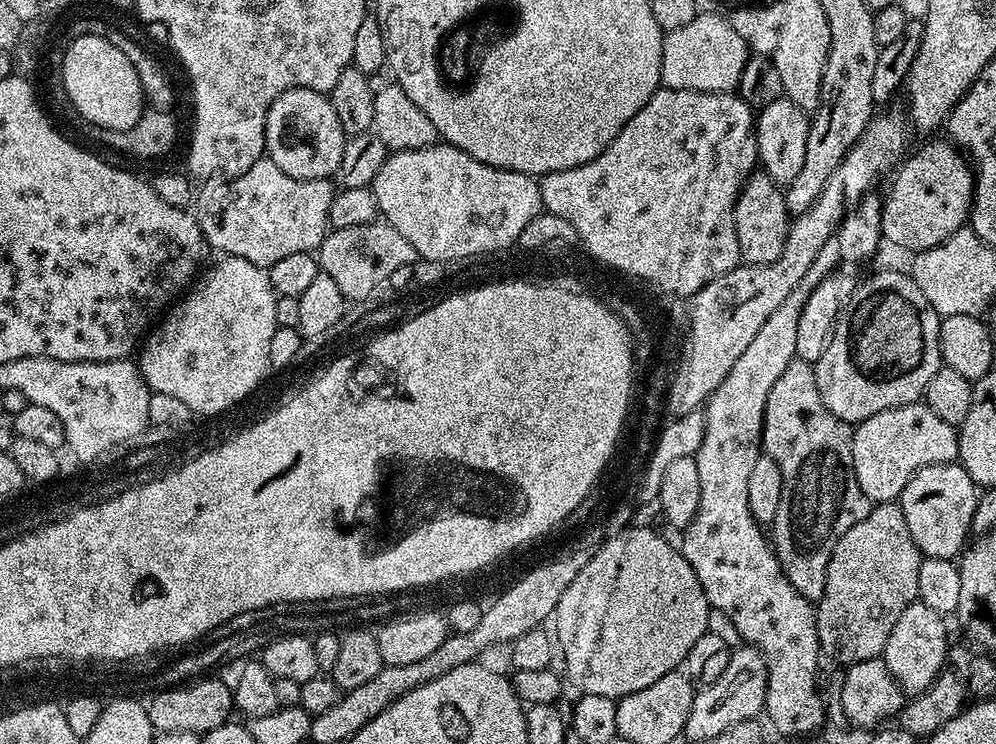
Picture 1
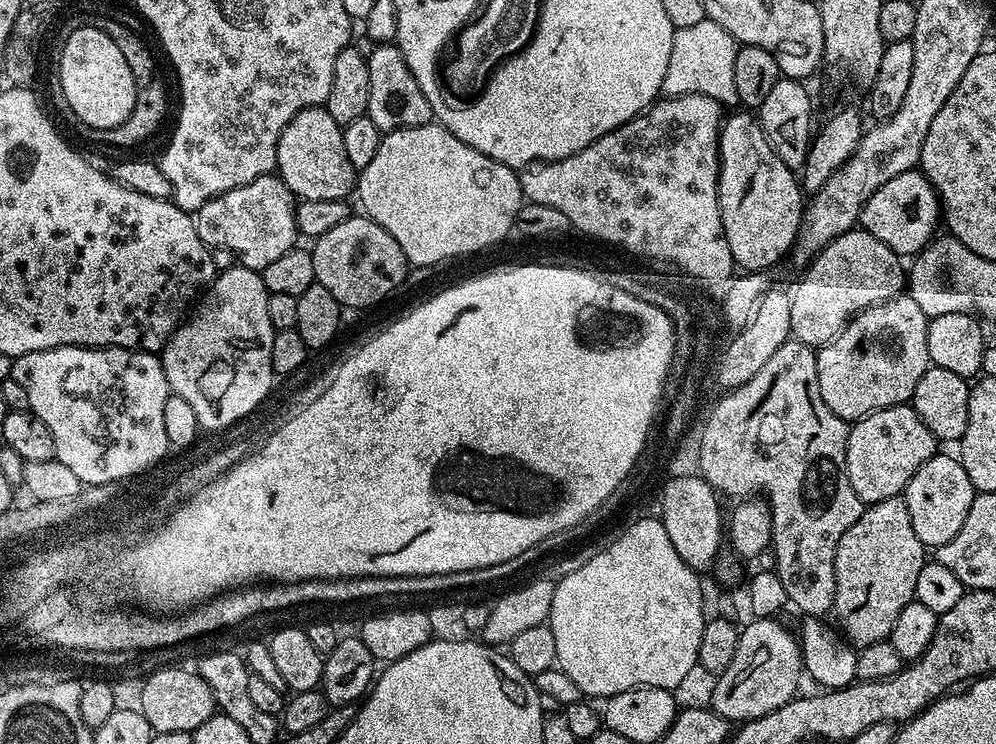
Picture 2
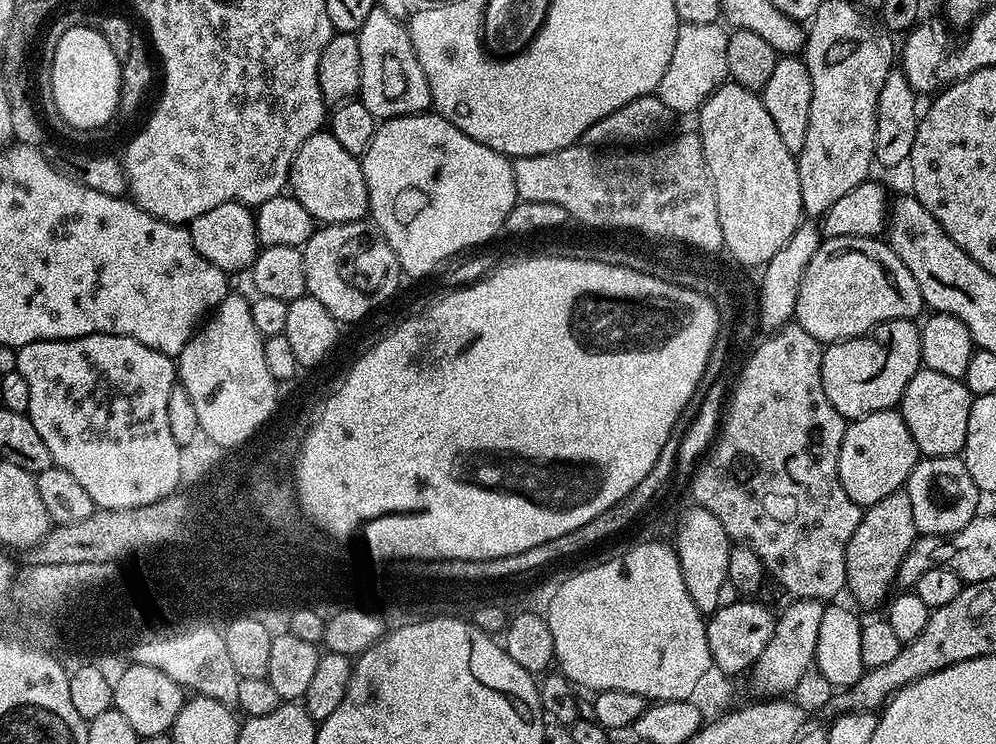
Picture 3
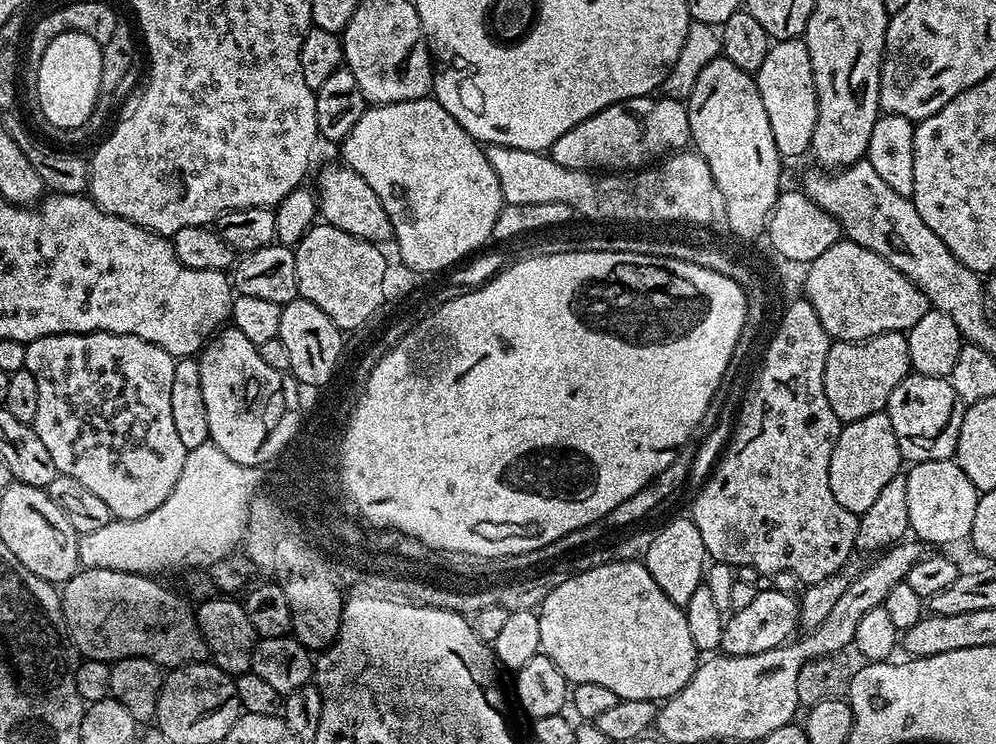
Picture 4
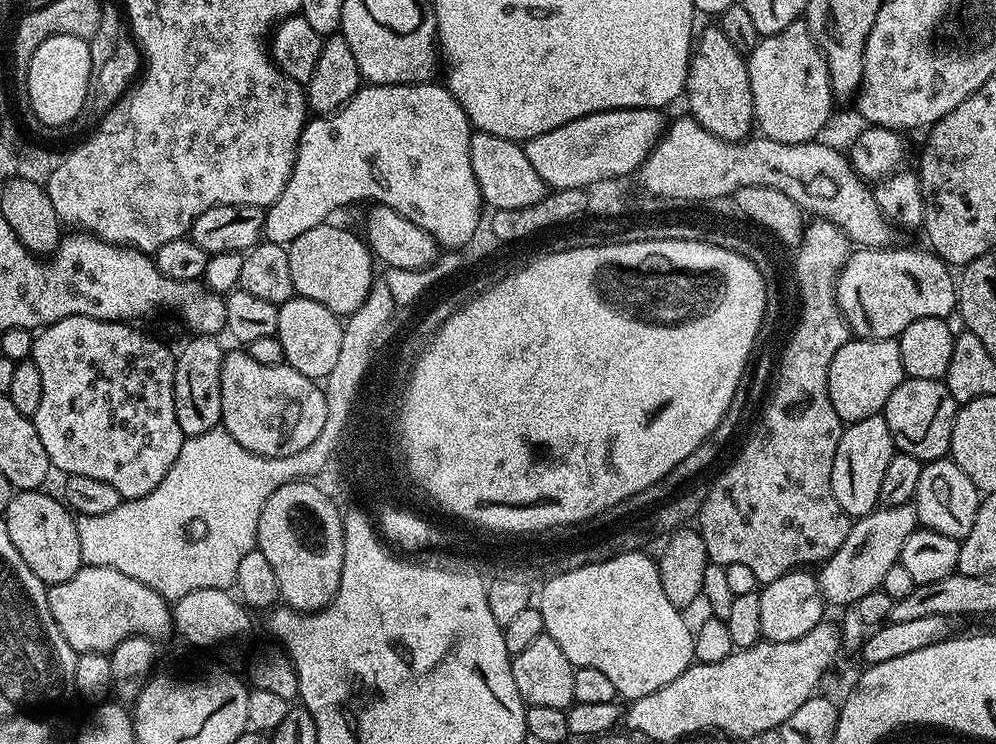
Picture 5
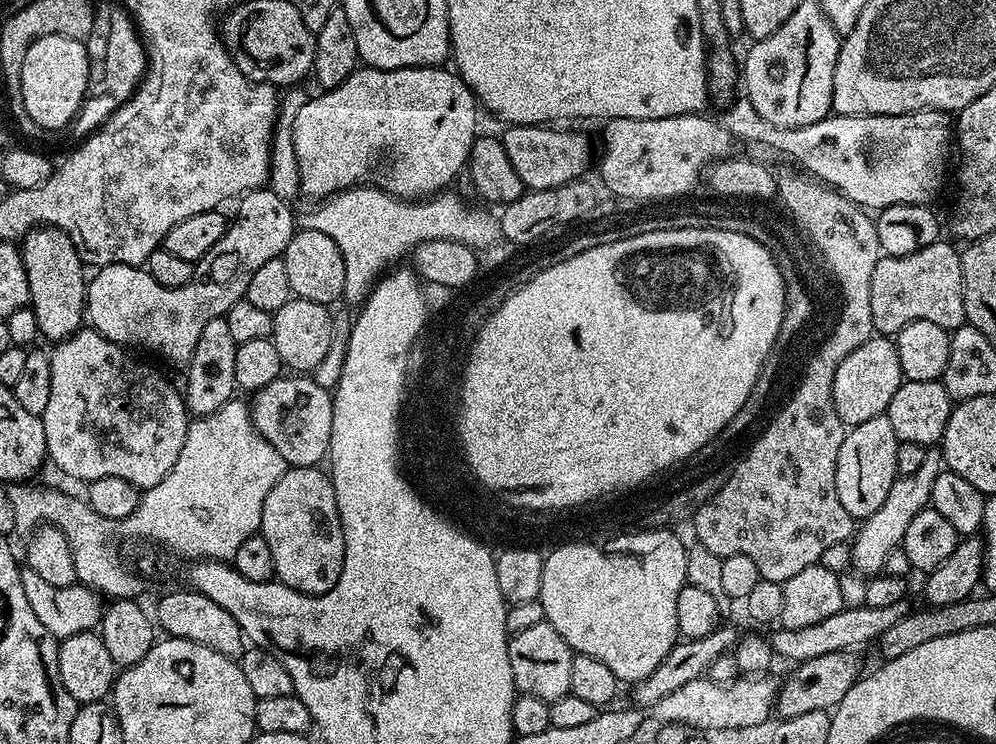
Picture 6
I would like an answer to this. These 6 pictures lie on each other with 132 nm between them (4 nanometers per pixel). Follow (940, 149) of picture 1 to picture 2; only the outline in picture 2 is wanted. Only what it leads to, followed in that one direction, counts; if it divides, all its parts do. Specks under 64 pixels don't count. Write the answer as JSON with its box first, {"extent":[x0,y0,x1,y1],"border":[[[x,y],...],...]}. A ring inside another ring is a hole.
{"extent":[859,170,942,258],"border":[[[919,170],[903,172],[898,178],[890,178],[886,186],[878,186],[860,211],[859,227],[869,232],[878,242],[886,242],[901,258],[912,258],[923,251],[937,235],[936,223],[942,220],[940,198],[934,186]]]}

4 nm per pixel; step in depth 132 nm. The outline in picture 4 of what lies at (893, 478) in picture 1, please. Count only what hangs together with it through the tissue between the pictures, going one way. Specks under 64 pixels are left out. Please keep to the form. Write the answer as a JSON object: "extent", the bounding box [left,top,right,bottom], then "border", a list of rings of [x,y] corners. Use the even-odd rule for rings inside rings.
{"extent":[830,411,902,514],"border":[[[887,411],[847,421],[841,427],[838,442],[834,442],[834,450],[830,454],[830,490],[834,490],[834,498],[838,498],[846,510],[857,514],[865,512],[874,506],[874,498],[878,498],[886,482],[901,475],[900,464],[902,457],[898,438],[894,438],[894,426],[890,426]]]}

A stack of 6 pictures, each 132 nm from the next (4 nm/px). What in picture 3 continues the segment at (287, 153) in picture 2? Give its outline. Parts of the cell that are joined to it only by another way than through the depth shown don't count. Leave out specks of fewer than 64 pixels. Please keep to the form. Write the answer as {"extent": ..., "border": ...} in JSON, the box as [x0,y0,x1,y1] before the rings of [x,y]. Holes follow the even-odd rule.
{"extent":[288,130,369,225],"border":[[[327,130],[314,133],[298,146],[288,182],[291,195],[302,202],[313,221],[321,225],[355,224],[369,215],[368,187],[361,161],[342,150],[342,145]]]}

